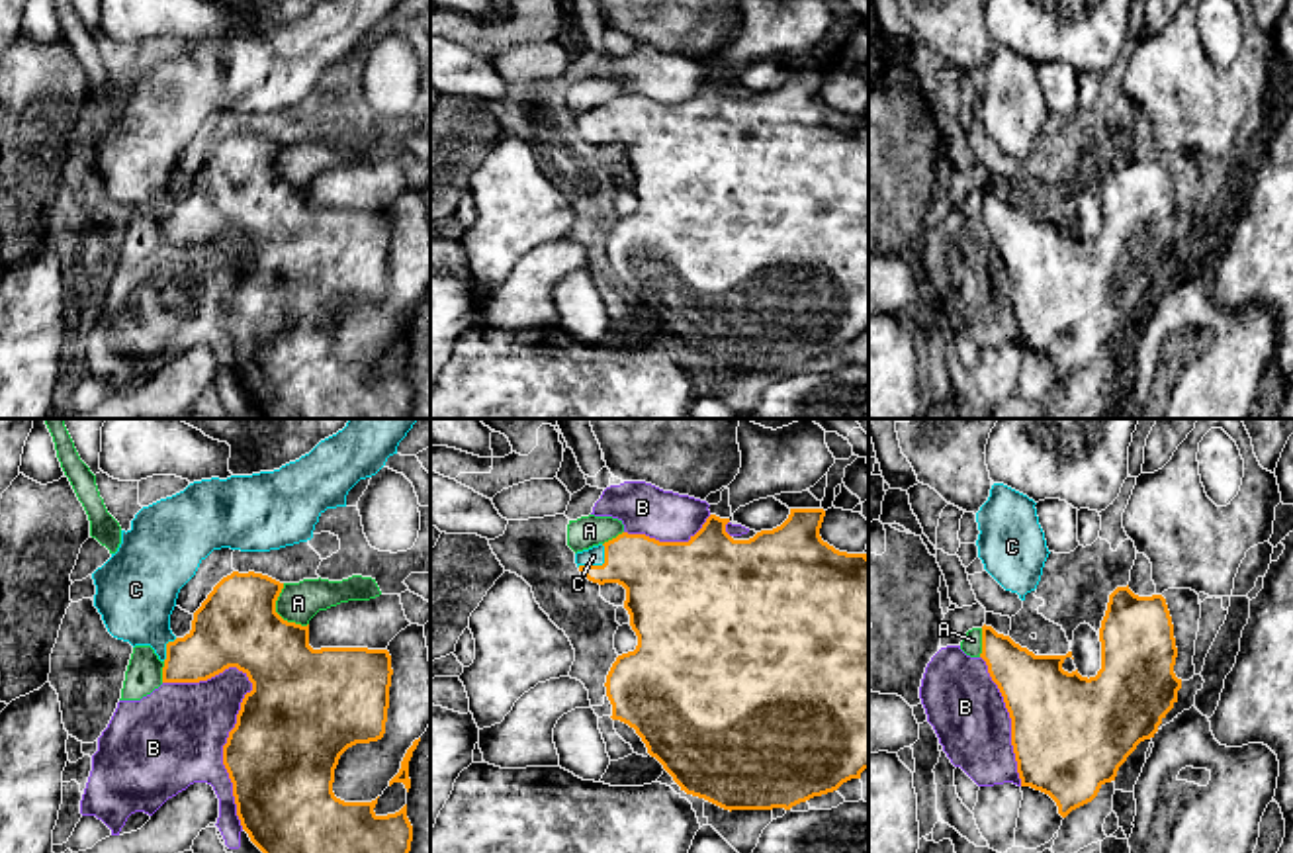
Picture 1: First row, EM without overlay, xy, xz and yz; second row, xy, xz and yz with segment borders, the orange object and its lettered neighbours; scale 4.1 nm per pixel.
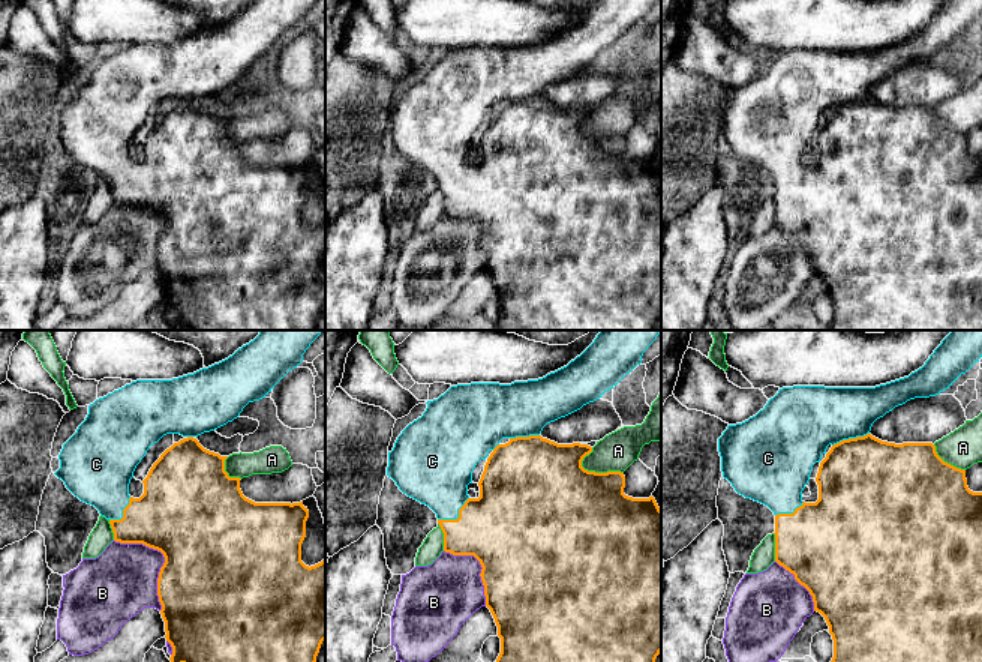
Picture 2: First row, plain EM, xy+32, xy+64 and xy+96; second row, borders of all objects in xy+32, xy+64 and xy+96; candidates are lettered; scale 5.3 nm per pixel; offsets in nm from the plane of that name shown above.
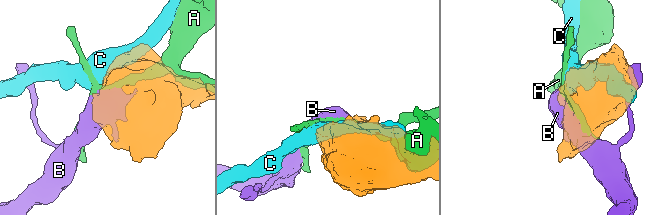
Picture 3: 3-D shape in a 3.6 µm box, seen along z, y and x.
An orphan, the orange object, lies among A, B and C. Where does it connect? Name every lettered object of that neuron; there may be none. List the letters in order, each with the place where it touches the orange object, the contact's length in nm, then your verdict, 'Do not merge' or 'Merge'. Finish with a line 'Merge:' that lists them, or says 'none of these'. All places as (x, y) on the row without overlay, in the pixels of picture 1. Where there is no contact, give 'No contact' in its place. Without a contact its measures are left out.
A: Touches orange at xy (276, 175). Shared border 200 nm. Do not merge
B: Touches orange at xy (239, 272). Shared border 700 nm. Do not merge
C: Touches orange at xz (597, 128). Shared border 150 nm. Merge
Merge: C

